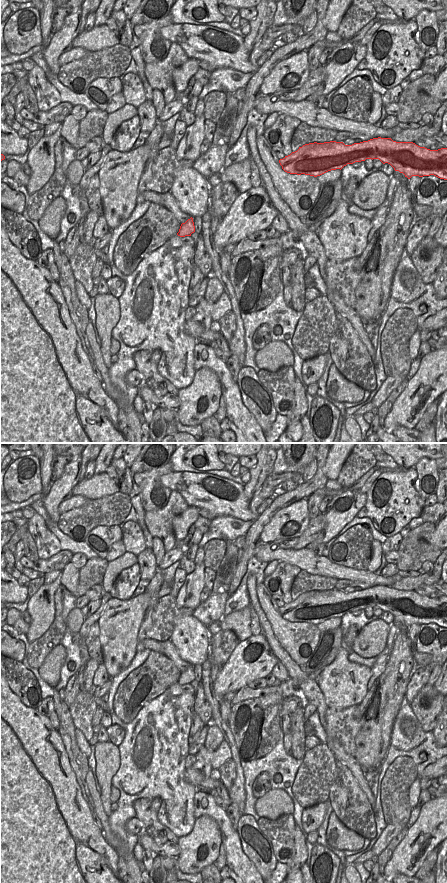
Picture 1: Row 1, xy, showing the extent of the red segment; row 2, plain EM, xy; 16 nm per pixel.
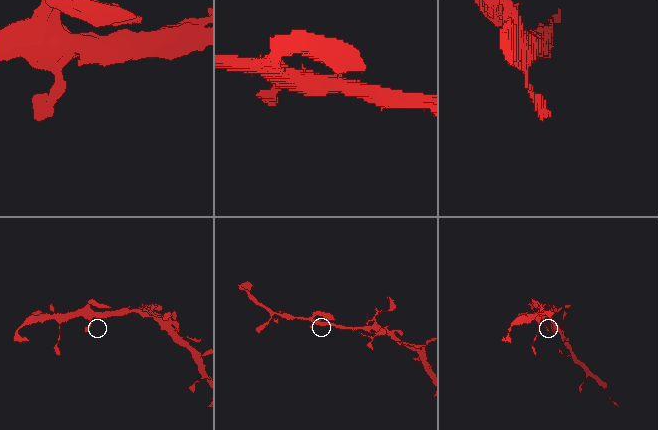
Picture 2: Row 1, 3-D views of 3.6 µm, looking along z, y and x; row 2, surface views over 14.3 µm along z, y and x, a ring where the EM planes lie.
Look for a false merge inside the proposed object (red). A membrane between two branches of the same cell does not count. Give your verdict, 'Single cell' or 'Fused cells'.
Fused cells.

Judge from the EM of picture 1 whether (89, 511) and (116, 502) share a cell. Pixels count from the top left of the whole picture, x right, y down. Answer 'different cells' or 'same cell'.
same cell

